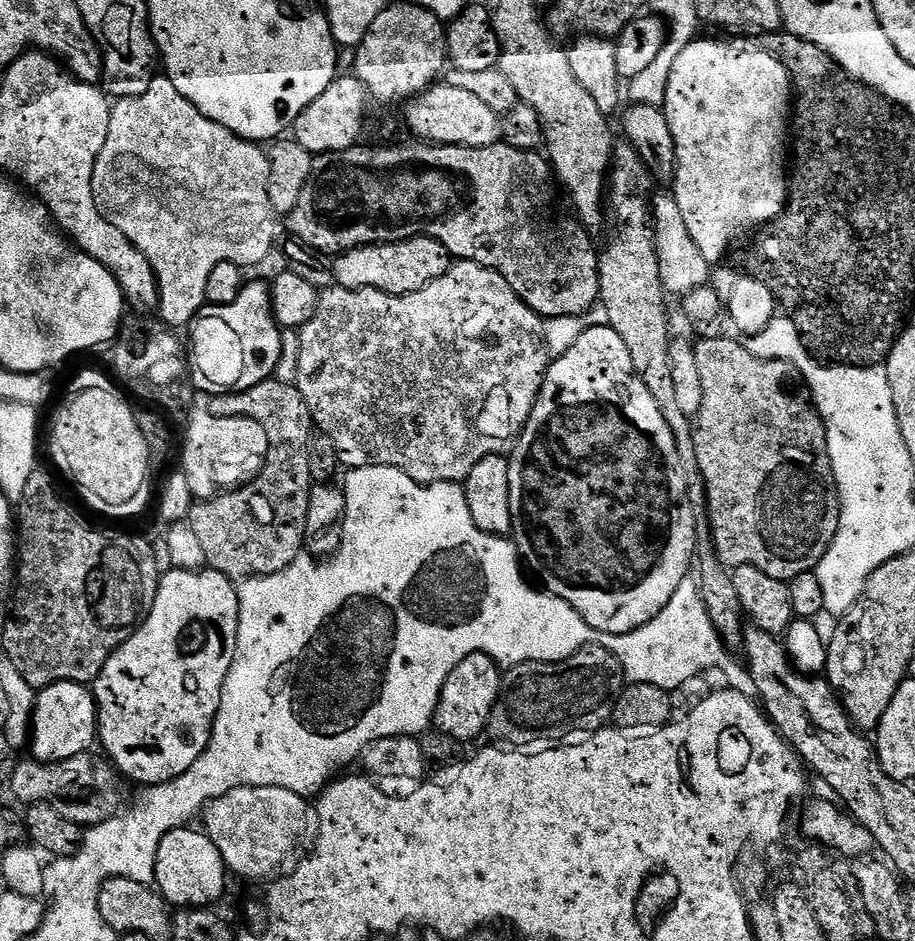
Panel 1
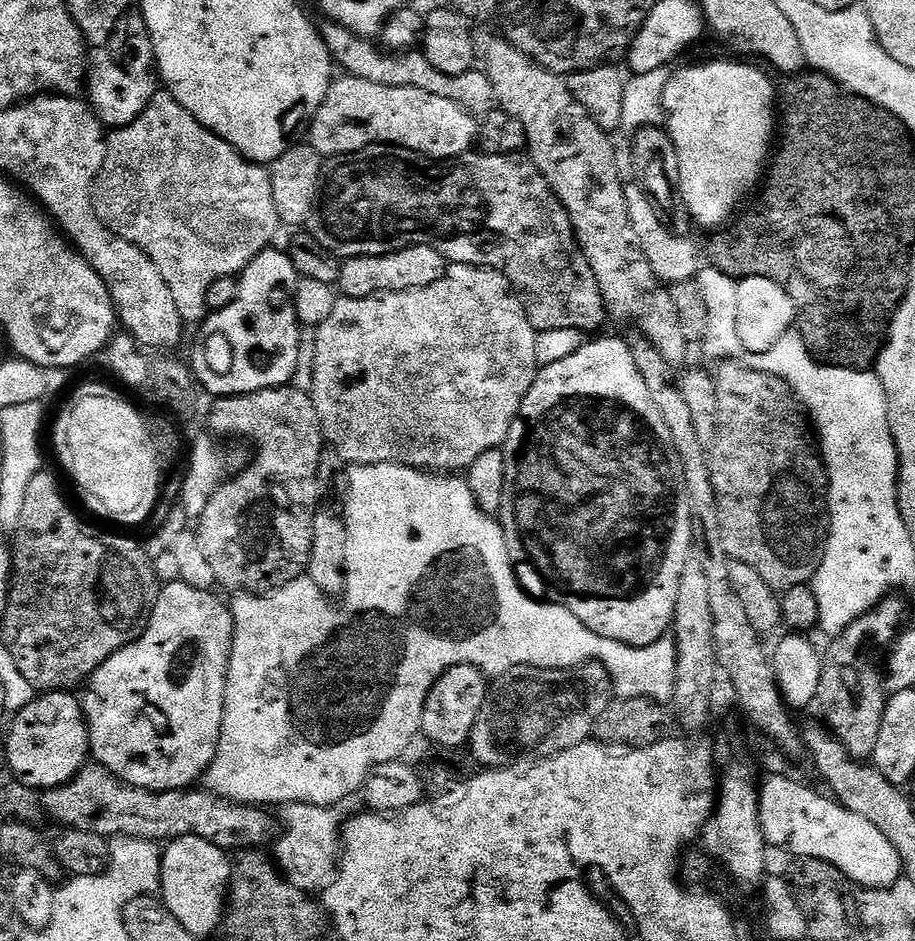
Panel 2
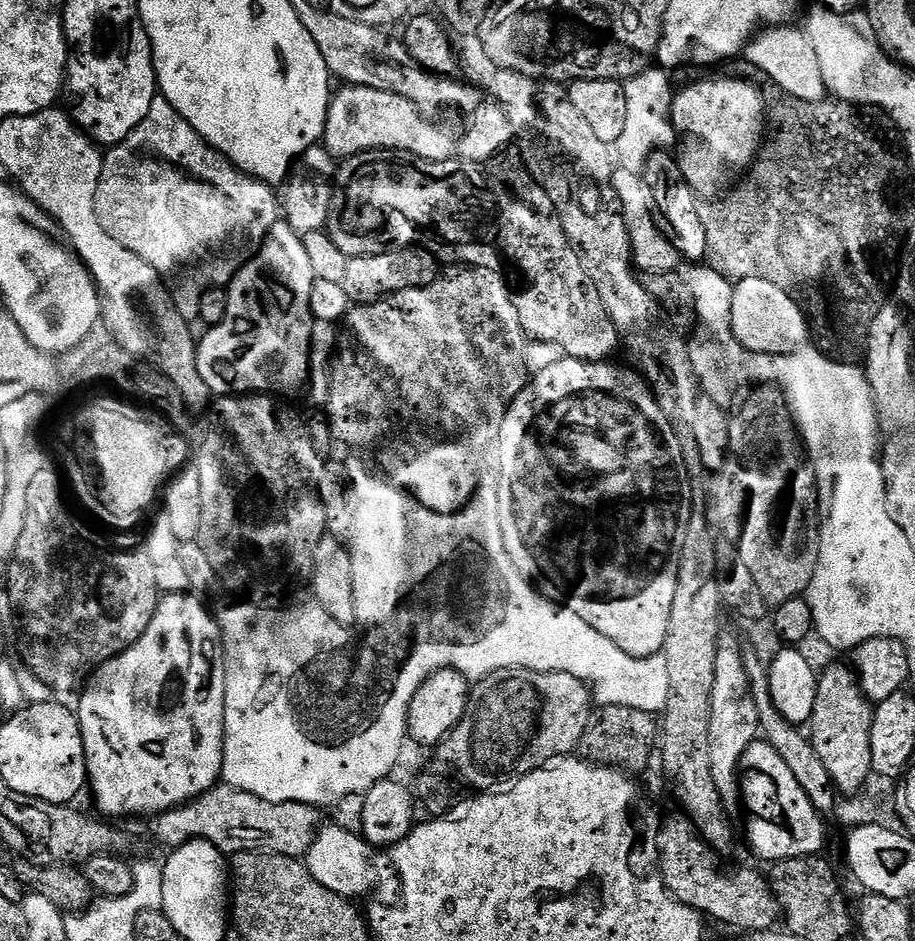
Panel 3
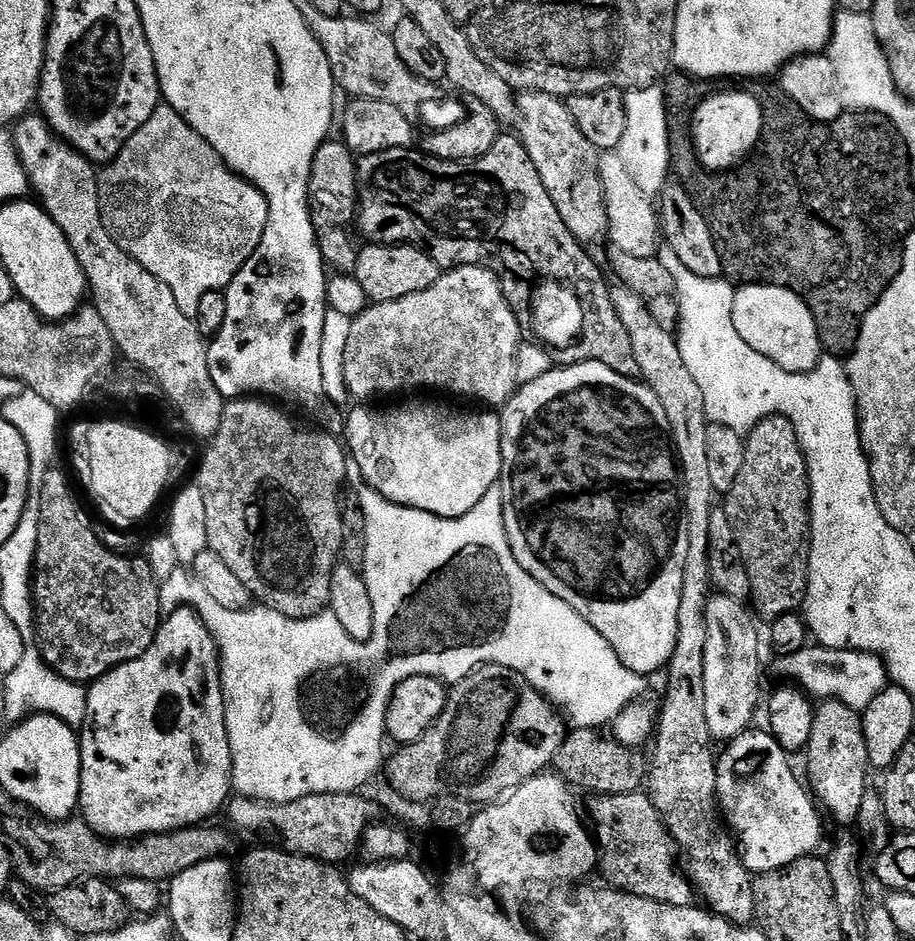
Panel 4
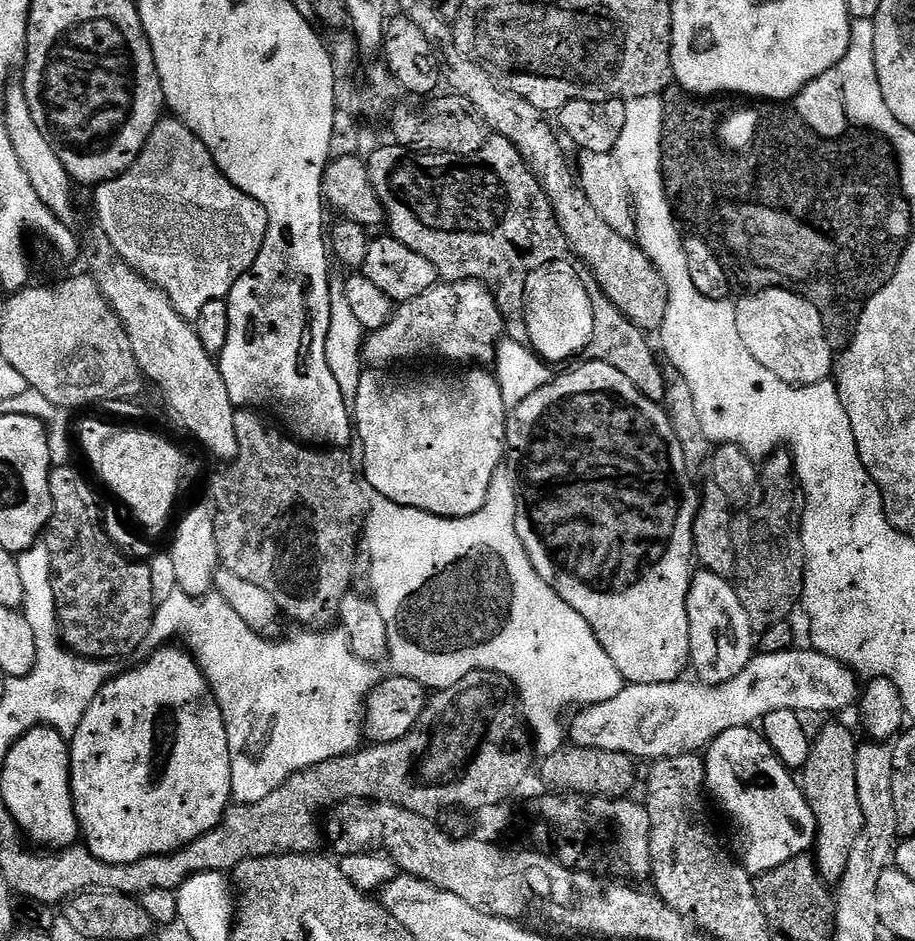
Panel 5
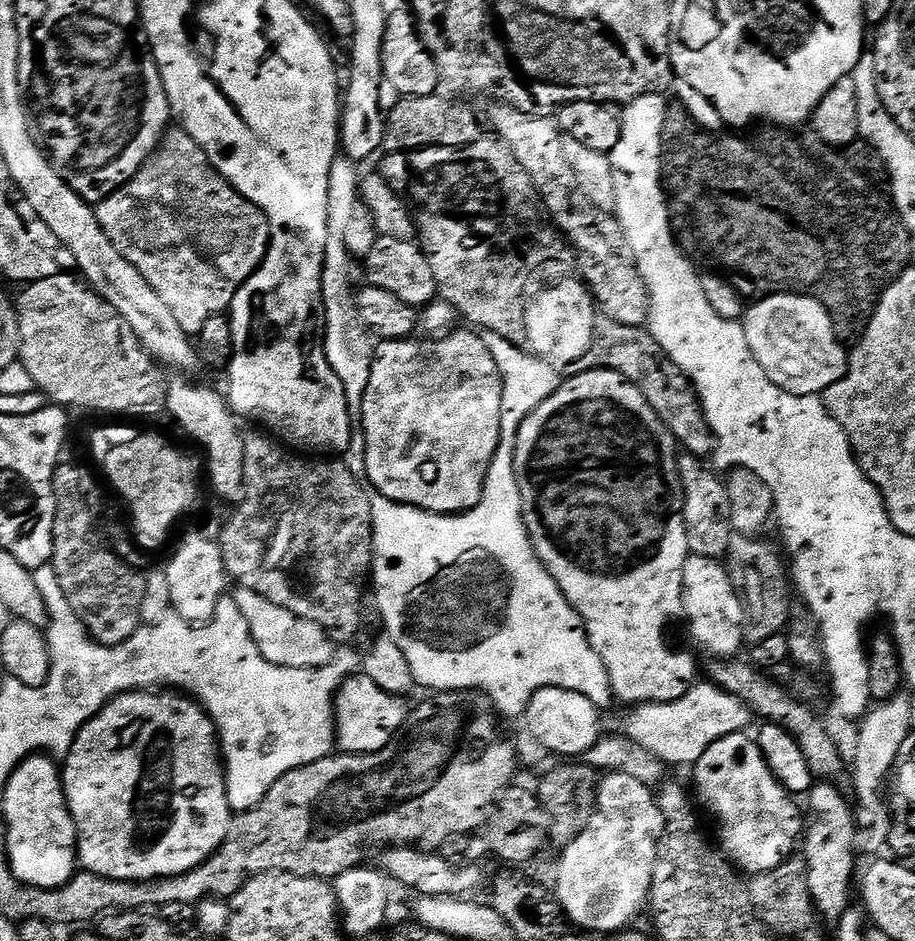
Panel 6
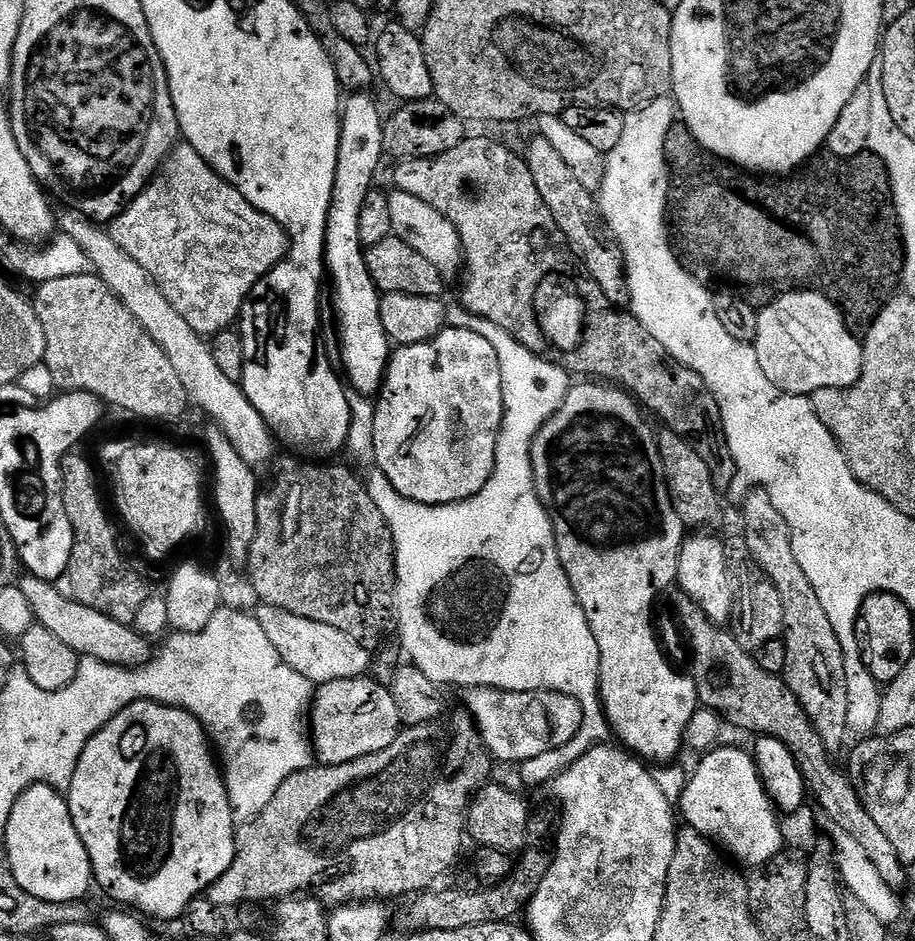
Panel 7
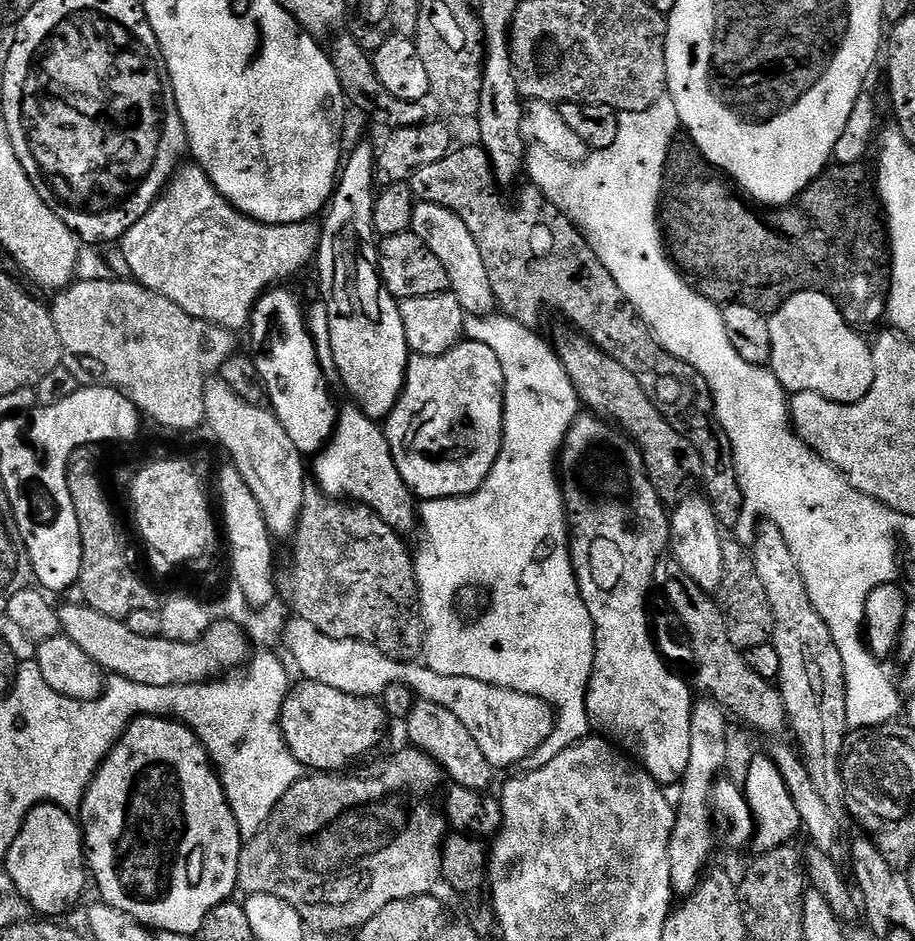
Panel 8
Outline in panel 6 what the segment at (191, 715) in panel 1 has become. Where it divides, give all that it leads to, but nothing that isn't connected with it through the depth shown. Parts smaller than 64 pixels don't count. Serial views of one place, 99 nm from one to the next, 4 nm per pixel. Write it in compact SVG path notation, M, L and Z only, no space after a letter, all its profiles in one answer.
M145 690L127 692L124 696L116 697L77 734L72 749L68 751L63 761L62 775L68 809L76 823L79 863L87 871L99 876L105 876L111 880L165 880L171 876L181 876L202 866L216 852L219 852L230 834L234 813L228 801L228 777L222 759L216 722L208 715L208 711L199 700L191 695L177 694L172 690Z

